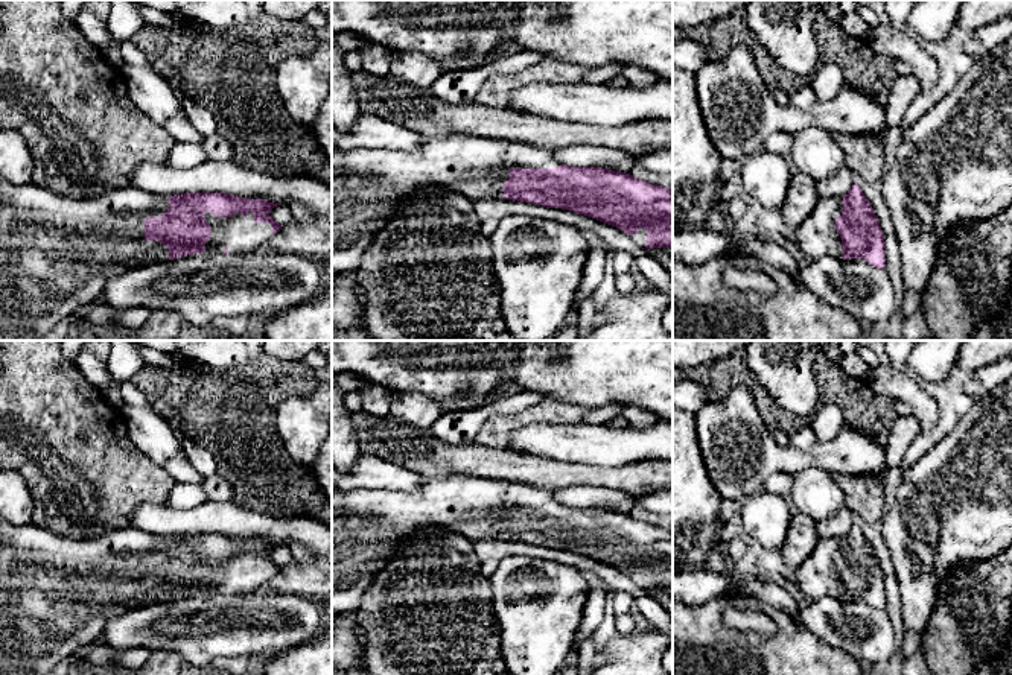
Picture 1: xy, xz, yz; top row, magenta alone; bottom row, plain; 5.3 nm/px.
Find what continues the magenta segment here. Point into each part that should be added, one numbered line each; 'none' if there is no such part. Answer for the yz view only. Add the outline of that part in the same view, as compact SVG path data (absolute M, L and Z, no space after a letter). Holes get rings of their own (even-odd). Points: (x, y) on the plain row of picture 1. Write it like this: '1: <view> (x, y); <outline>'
1: yz (816, 576); M843 537L816 543L810 556L794 570L804 601L814 602L825 596L843 599L842 578L835 570L842 552Z

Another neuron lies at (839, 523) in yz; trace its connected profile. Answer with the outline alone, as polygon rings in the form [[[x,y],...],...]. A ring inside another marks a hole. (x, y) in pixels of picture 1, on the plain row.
[[[846,506],[837,509],[834,514],[819,520],[816,523],[820,538],[839,538],[849,534],[854,521],[854,512]]]

